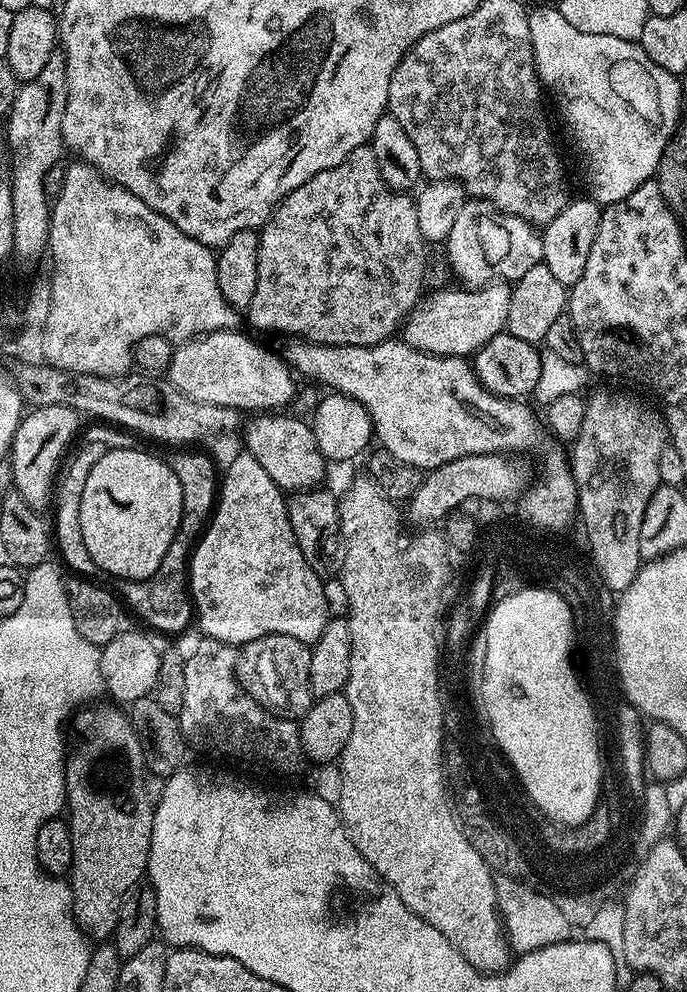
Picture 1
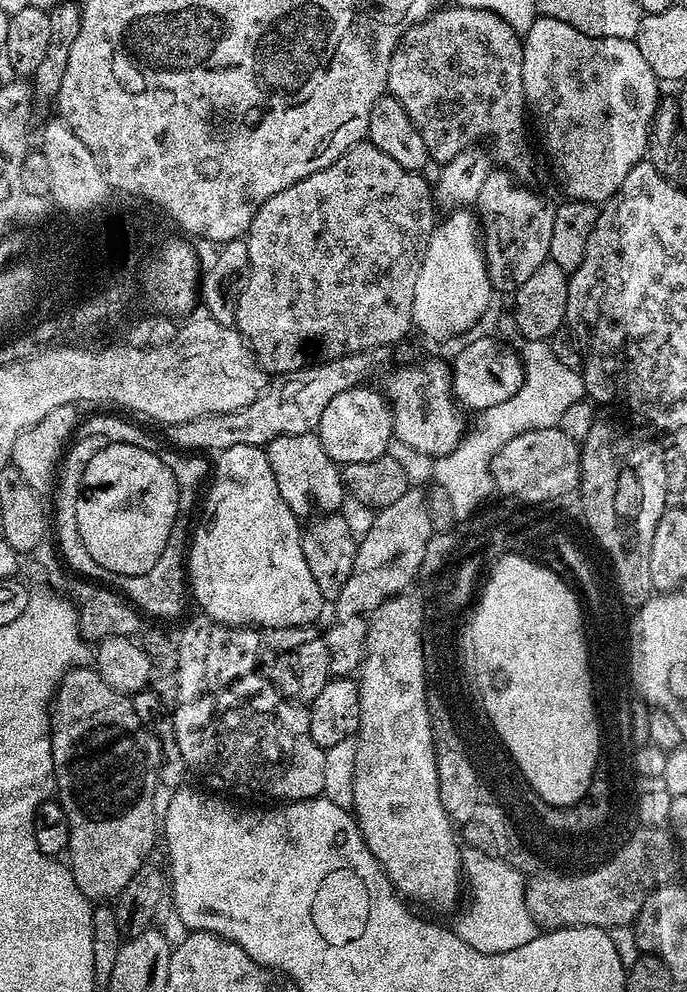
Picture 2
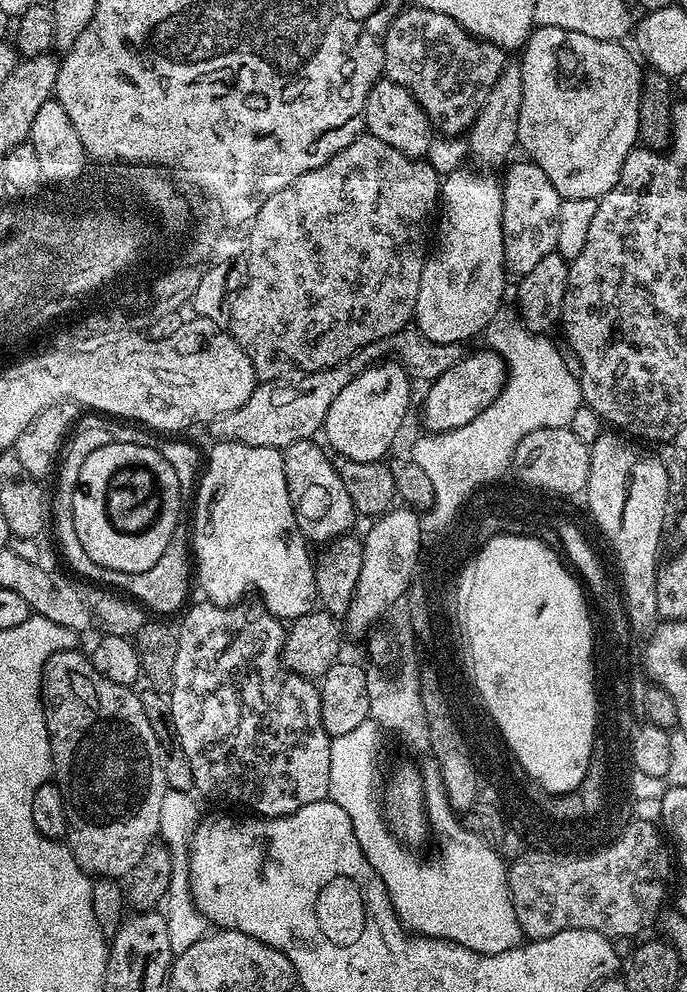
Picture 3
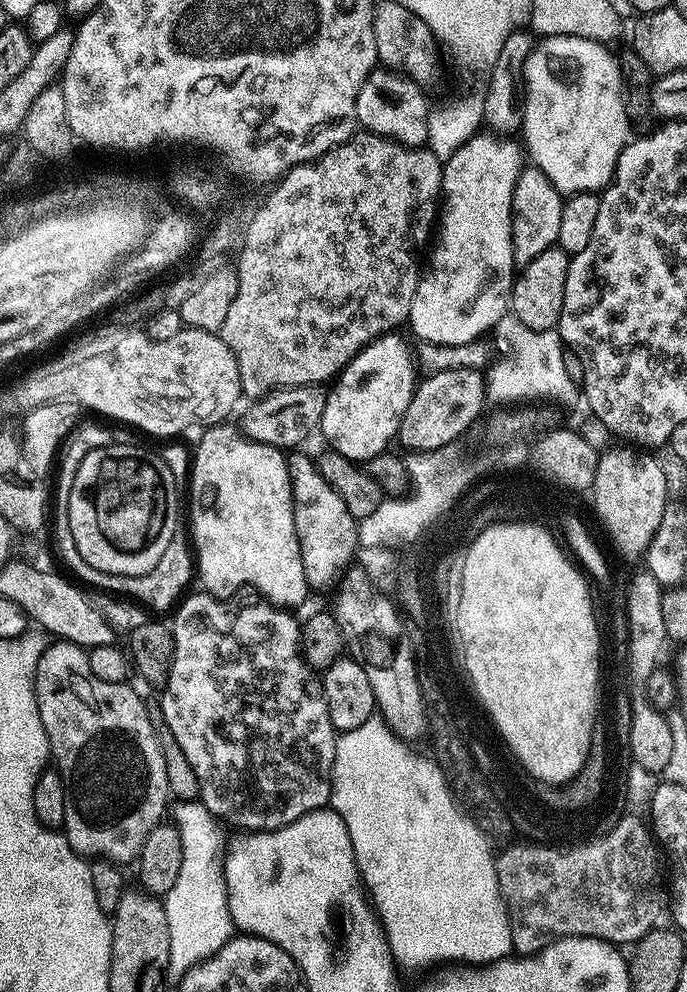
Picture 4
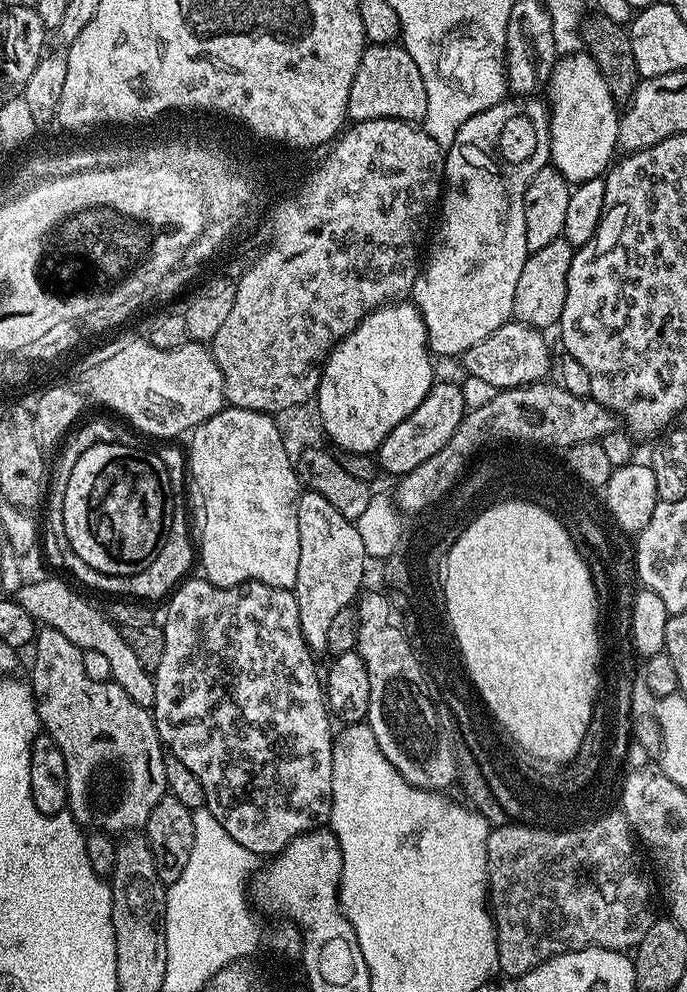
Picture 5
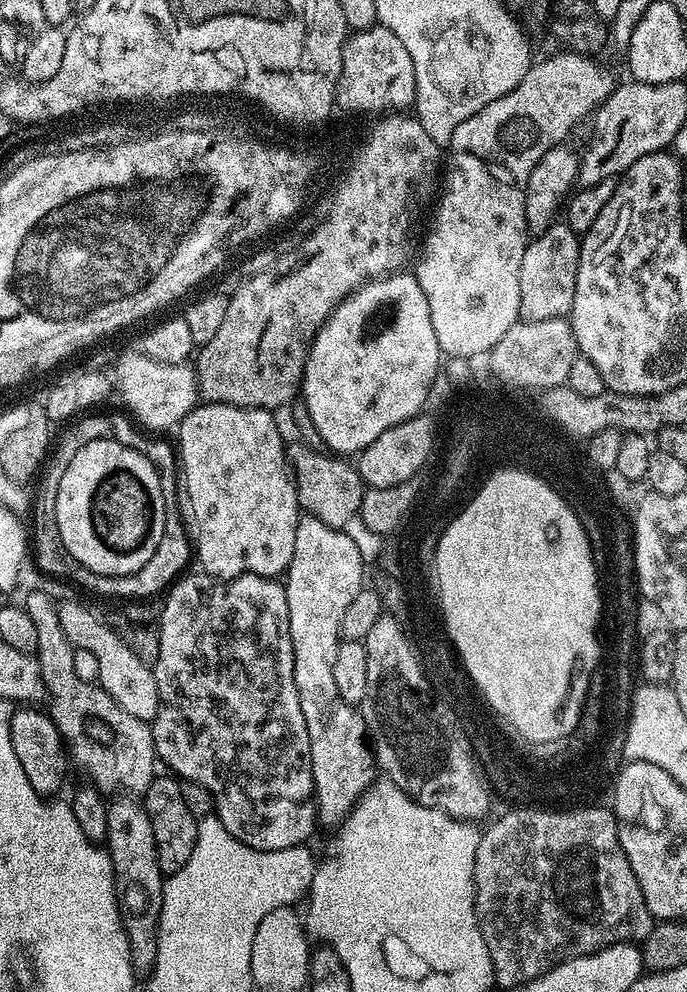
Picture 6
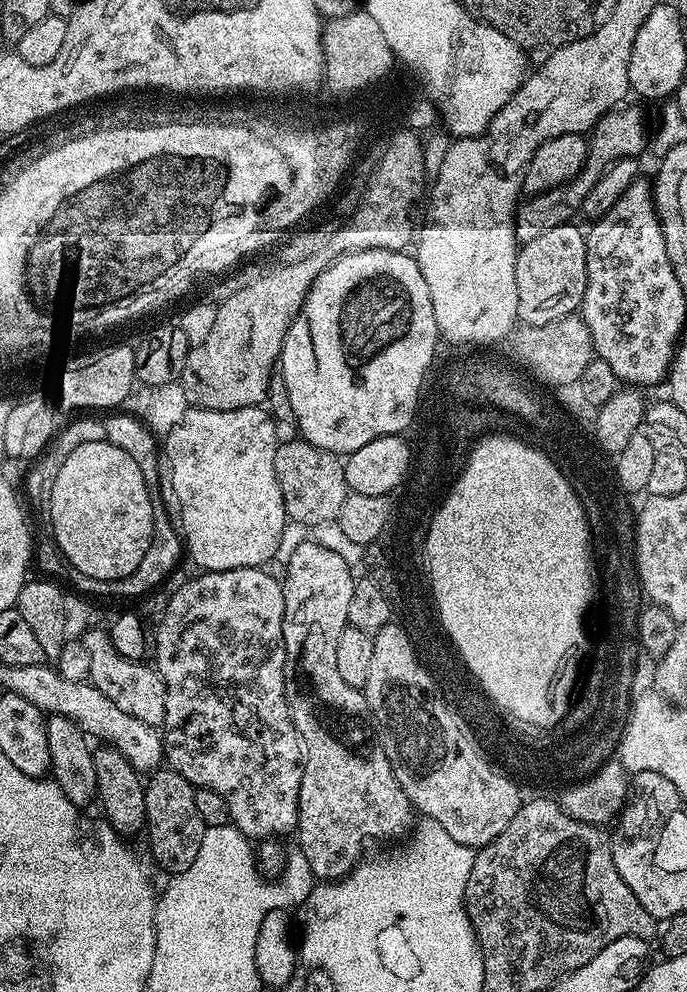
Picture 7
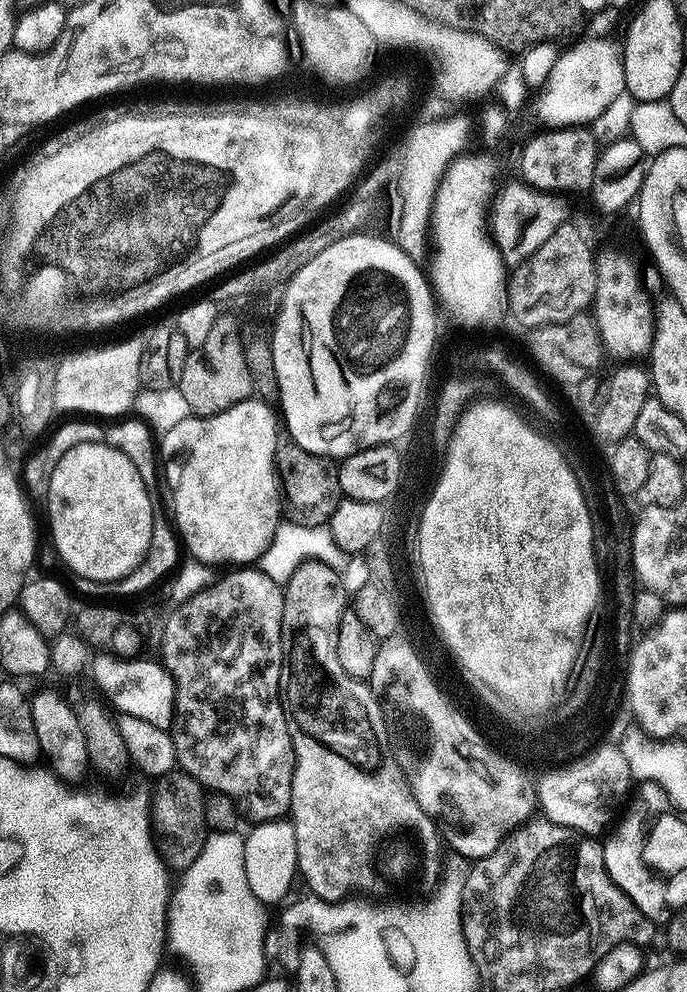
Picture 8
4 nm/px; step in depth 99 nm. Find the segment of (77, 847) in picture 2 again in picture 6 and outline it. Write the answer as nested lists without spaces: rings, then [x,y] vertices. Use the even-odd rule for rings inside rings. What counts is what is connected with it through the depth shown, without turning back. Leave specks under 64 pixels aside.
[[[29,592],[23,597],[22,606],[26,614],[34,621],[38,637],[38,650],[34,653],[38,666],[42,670],[42,682],[46,689],[47,703],[52,703],[50,715],[54,726],[58,726],[60,737],[67,745],[66,751],[71,763],[76,764],[88,775],[87,783],[104,794],[143,794],[150,782],[158,775],[158,757],[152,741],[152,725],[147,720],[134,718],[134,714],[126,714],[110,694],[100,687],[99,683],[84,684],[78,674],[74,674],[74,649],[66,638],[66,630],[62,630],[60,609],[51,592]]]

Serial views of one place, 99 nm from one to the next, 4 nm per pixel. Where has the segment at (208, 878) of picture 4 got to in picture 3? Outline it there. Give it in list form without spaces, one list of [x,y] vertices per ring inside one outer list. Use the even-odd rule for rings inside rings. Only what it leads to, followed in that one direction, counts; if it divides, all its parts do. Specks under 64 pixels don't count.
[[[169,788],[162,798],[162,815],[158,818],[160,823],[159,839],[163,841],[169,852],[172,853],[172,877],[166,897],[166,915],[168,929],[170,930],[170,946],[173,953],[179,954],[194,946],[209,931],[209,921],[204,919],[202,913],[192,901],[192,887],[188,884],[188,850],[190,847],[190,829],[193,827],[192,815],[196,812],[193,797],[186,792],[179,792]]]

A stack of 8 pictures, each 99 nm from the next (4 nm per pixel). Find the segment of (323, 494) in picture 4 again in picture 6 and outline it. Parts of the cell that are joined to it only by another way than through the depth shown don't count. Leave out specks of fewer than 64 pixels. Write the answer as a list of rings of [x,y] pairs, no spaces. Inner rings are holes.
[[[301,515],[294,534],[294,554],[282,583],[286,590],[286,606],[290,610],[290,642],[294,642],[294,684],[298,686],[298,700],[302,702],[302,714],[306,718],[306,730],[310,734],[316,815],[321,825],[343,824],[352,807],[378,776],[378,765],[364,717],[353,705],[347,704],[342,694],[338,694],[338,686],[334,683],[334,654],[338,654],[342,639],[342,614],[346,614],[346,606],[350,606],[354,594],[365,587],[364,569],[366,563],[358,546],[343,528],[331,528],[318,518]]]

